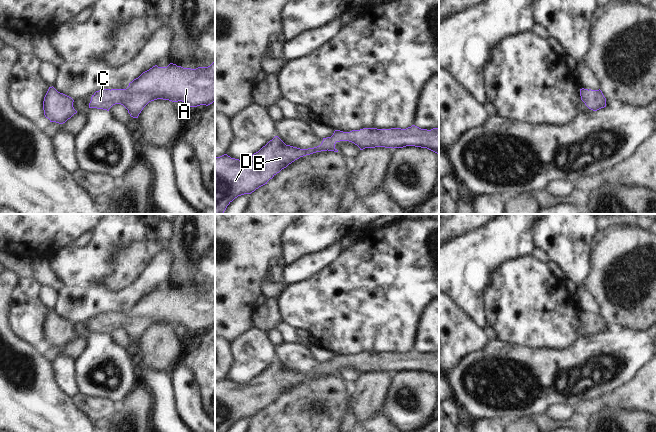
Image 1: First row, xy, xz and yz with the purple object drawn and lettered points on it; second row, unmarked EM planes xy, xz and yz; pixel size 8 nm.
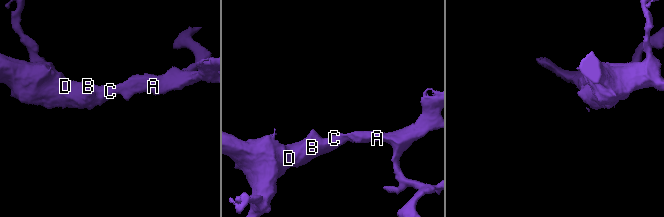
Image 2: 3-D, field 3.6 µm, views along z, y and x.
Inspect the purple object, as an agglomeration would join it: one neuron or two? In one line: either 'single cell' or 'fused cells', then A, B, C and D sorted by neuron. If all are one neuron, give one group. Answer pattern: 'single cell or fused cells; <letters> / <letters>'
single cell; A B C D

